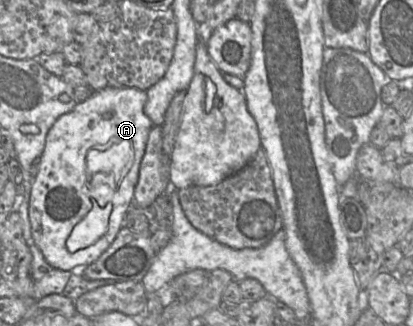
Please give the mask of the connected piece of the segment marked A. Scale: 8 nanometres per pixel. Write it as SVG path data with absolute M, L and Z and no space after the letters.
M105 88L96 90L89 98L77 103L71 111L61 115L48 131L46 145L40 158L39 170L31 190L29 219L34 241L46 261L52 267L82 274L84 267L96 261L109 248L120 229L124 226L126 215L134 205L134 191L139 178L141 161L145 153L149 132L154 126L144 112L146 101L146 91L137 88Z

